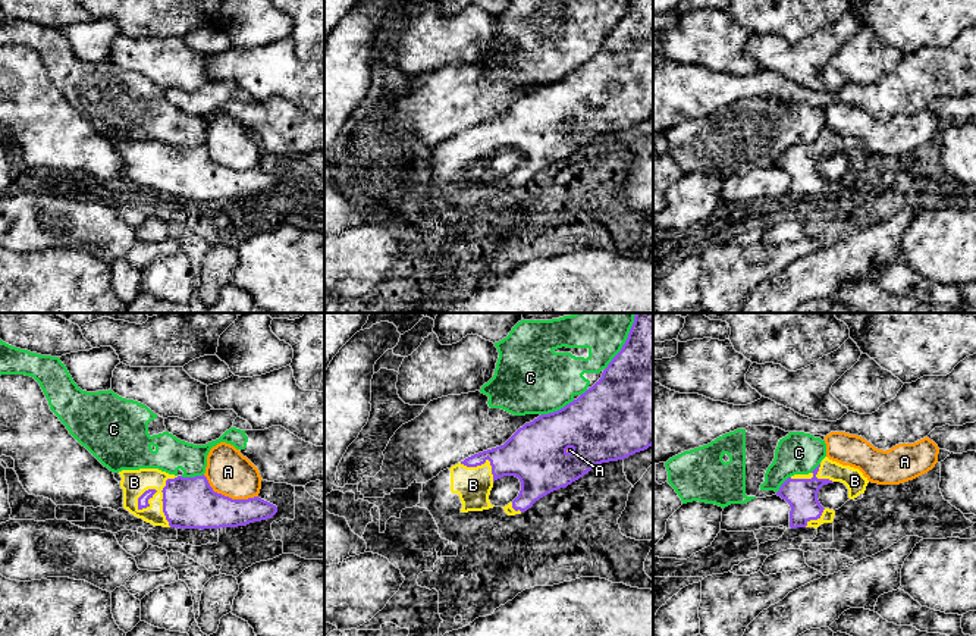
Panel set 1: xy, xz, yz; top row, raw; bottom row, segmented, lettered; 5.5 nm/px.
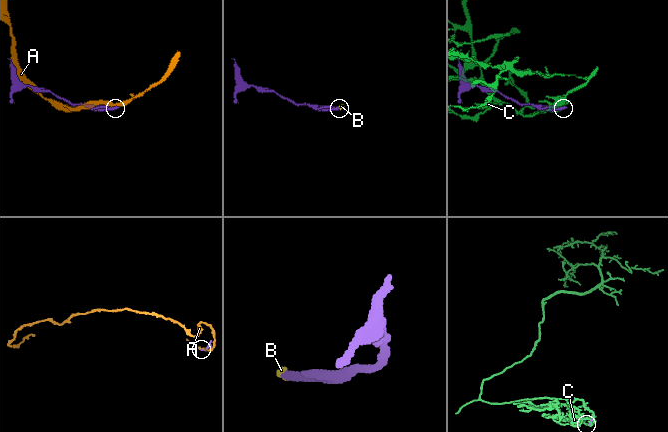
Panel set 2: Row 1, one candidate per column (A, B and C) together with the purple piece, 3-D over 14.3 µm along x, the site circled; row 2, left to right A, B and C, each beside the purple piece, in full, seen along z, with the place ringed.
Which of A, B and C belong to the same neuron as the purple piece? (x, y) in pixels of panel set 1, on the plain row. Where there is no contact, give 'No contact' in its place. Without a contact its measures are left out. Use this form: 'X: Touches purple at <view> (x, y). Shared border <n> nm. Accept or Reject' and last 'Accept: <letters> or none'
A: Touches purple at xy (228, 168). Shared border 320 nm. Reject
B: Touches purple at xy (163, 169). Shared border 280 nm. Accept
C: Touches purple at xz (621, 21). Shared border 260 nm. Reject
Accept: B

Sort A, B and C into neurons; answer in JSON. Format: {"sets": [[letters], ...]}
{"sets": [["A"], ["B"], ["C"]]}

